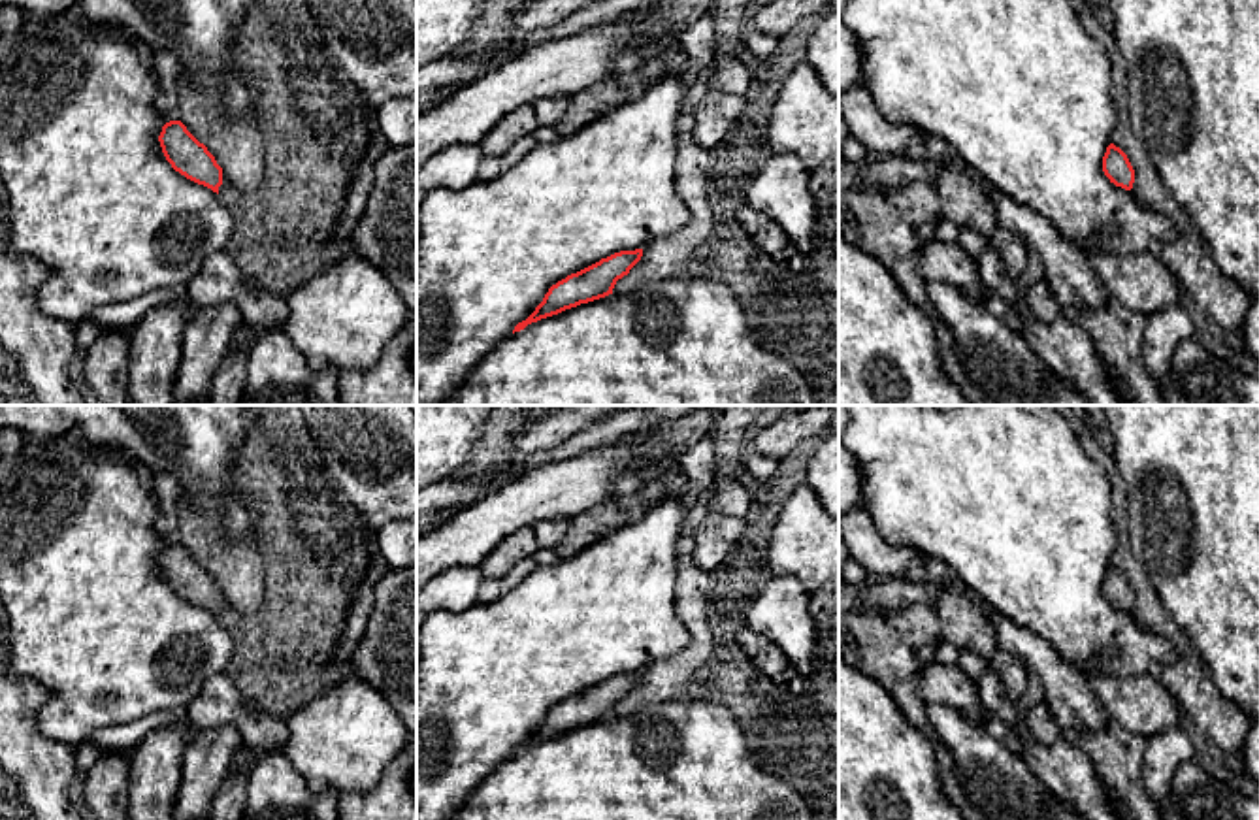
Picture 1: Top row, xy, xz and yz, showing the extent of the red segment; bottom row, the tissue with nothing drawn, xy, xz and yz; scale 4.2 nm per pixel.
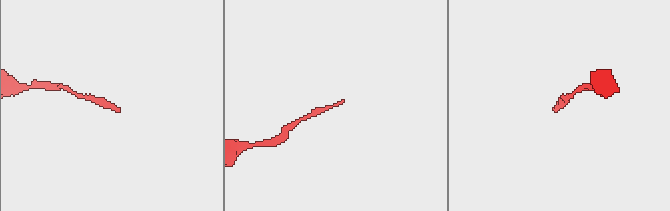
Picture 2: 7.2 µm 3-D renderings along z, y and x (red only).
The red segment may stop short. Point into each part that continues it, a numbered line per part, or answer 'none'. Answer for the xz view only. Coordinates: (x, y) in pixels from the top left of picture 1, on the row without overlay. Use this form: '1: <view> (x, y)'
none

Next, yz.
none

